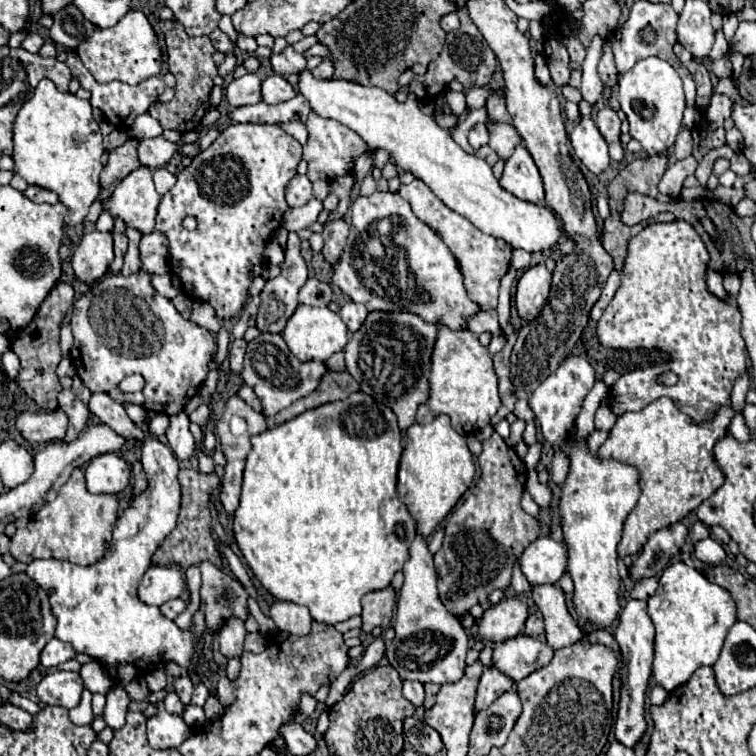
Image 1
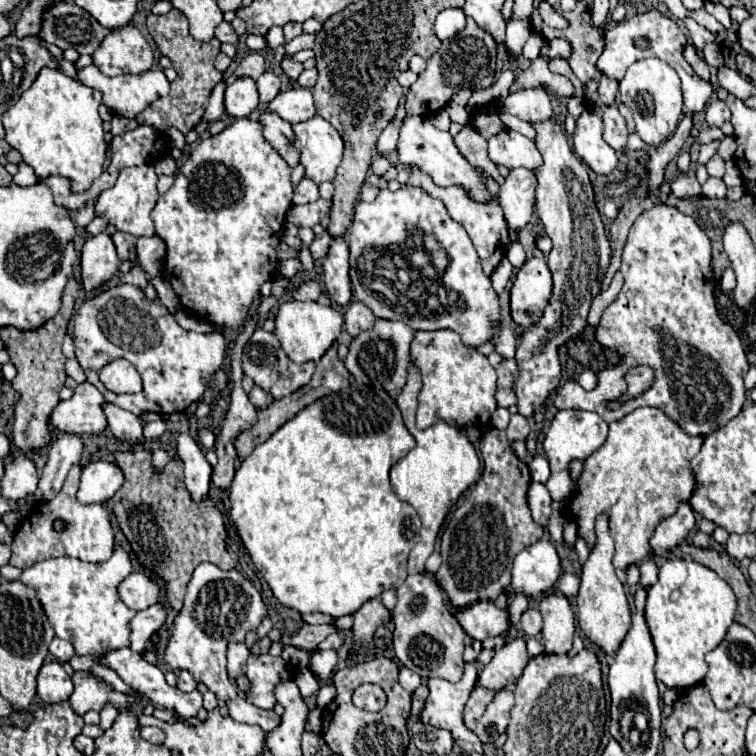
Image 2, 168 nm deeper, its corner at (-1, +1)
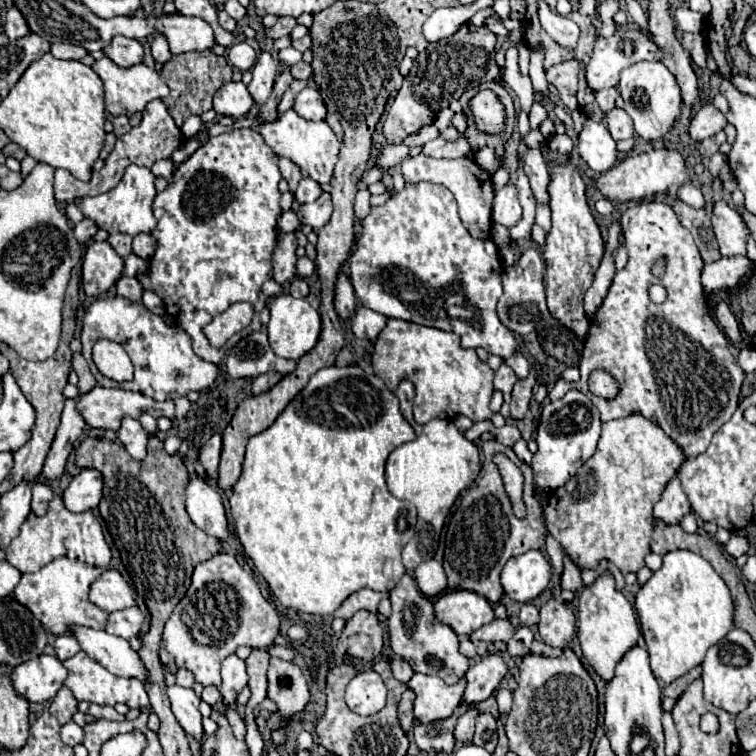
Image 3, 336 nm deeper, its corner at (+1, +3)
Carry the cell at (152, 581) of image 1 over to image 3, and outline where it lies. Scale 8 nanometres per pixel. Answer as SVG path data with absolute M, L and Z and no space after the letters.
M114 568L106 570L92 586L90 586L90 600L106 612L116 612L124 608L132 608L136 604L134 590L122 578L122 574Z

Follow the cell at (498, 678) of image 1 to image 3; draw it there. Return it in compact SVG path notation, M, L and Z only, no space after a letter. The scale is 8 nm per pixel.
M470 708L468 712L464 712L464 714L458 718L456 732L454 732L456 740L460 740L460 742L470 742L470 740L472 740L472 736L474 736L474 722L476 722L478 714L480 714L480 712L478 712L476 708Z

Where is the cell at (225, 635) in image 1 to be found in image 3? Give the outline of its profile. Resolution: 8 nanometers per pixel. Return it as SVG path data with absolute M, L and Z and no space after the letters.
M230 654L222 662L222 686L220 686L220 694L224 698L224 704L234 706L236 704L236 694L246 686L246 682L248 682L248 674L246 674L244 660L238 658L236 654Z

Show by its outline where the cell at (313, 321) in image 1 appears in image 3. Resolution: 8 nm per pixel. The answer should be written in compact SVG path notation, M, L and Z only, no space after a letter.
M280 294L270 302L270 322L268 322L268 338L276 356L300 360L312 346L316 346L322 330L320 312L314 310L306 298L292 298L290 294Z

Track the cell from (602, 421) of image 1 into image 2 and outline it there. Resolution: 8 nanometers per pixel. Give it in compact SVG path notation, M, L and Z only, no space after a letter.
M560 410L554 420L550 422L550 428L544 436L544 452L550 462L550 478L546 480L546 488L556 502L564 502L570 498L574 490L574 482L568 470L568 464L574 460L586 460L594 450L598 450L608 436L608 424L596 414L596 412L584 412L584 410Z

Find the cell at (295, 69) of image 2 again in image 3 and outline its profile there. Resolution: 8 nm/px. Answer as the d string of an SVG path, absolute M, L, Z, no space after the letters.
M304 60L298 62L298 64L294 64L294 66L290 66L290 72L292 72L294 78L302 78L302 80L308 80L312 76L312 68Z

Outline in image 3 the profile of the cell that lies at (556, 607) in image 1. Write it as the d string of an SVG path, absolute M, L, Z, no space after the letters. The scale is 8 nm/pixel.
M548 600L540 608L540 636L548 646L568 646L576 632L576 616L562 600Z

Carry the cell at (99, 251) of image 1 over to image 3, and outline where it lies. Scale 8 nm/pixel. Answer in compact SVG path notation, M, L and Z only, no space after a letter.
M92 242L82 262L82 288L88 296L104 294L124 270L124 260L108 242Z

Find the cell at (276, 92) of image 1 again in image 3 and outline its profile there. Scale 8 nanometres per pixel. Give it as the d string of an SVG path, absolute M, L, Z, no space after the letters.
M262 52L258 62L254 64L252 68L252 82L248 84L248 92L252 94L254 102L260 106L268 100L270 92L272 92L272 86L274 86L274 80L278 76L278 68L272 60L272 56L268 52Z

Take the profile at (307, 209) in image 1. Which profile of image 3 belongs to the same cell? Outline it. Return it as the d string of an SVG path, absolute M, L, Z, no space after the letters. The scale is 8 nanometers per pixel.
M322 194L316 202L300 206L300 218L302 218L302 222L308 224L308 226L312 226L314 230L318 230L320 226L324 226L330 220L330 214L332 214L330 194Z

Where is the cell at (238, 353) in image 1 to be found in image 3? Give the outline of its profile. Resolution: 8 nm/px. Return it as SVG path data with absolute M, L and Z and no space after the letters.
M212 434L202 450L200 450L200 462L204 464L204 470L210 478L218 476L218 464L220 464L220 452L222 452L222 436L220 434Z

